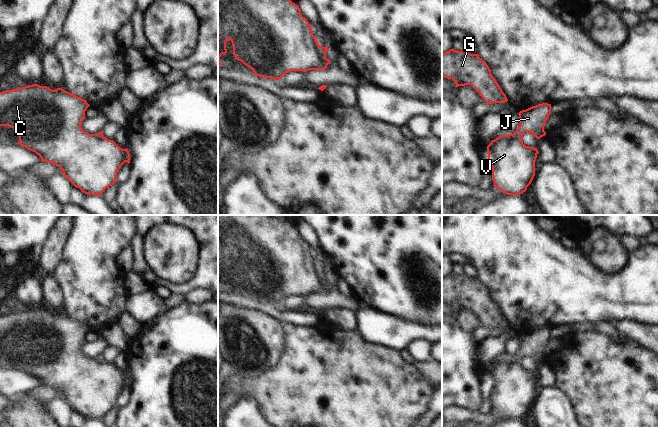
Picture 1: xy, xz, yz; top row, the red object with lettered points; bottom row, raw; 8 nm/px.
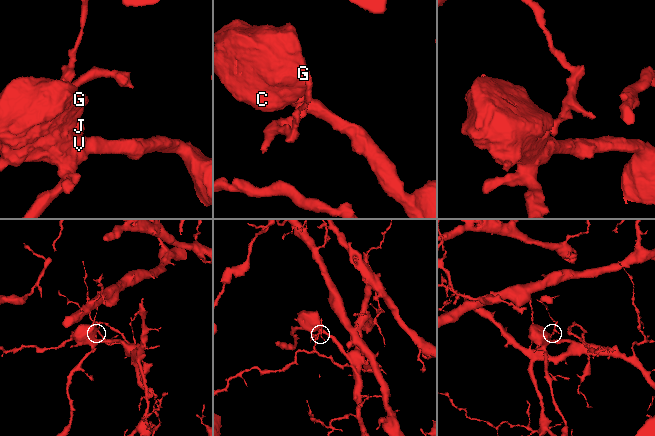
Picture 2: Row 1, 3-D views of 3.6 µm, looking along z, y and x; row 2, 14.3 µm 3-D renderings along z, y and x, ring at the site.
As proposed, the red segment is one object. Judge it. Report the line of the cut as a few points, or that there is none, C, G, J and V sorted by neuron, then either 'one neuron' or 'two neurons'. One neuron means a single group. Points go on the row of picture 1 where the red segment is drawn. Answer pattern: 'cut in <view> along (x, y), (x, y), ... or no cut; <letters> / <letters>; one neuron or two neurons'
cut in yz along (511, 134), (520, 138); C G V / J; two neurons

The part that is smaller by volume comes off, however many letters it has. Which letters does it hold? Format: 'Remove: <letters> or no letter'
Remove: J

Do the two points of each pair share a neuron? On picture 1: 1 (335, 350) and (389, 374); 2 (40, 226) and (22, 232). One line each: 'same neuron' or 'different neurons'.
1: same neuron
2: same neuron

